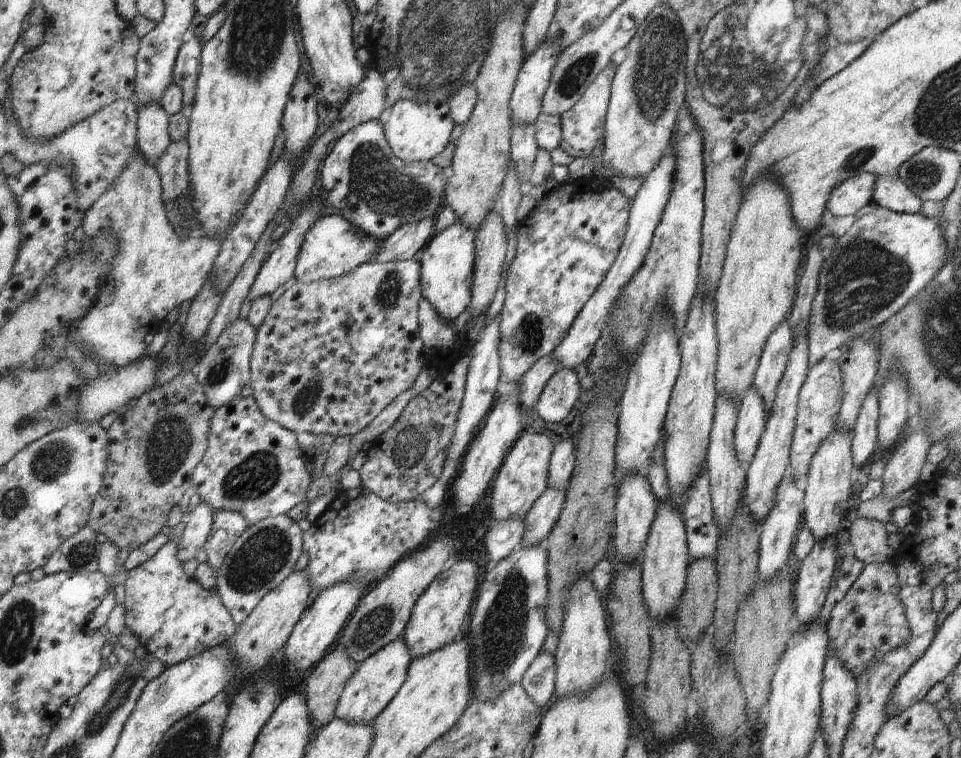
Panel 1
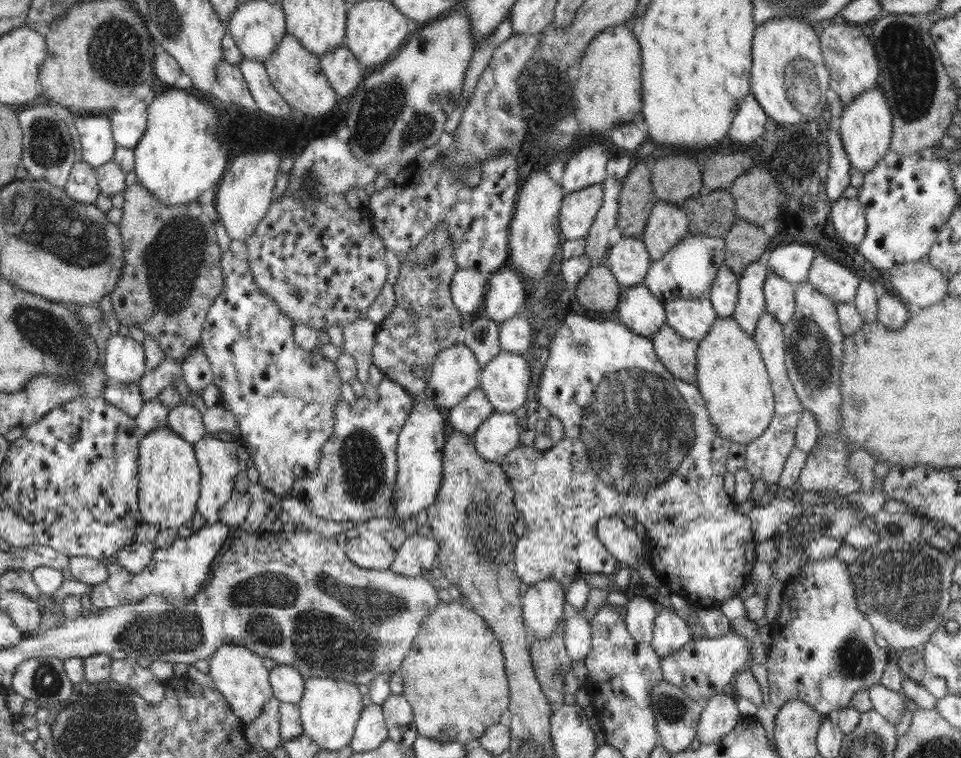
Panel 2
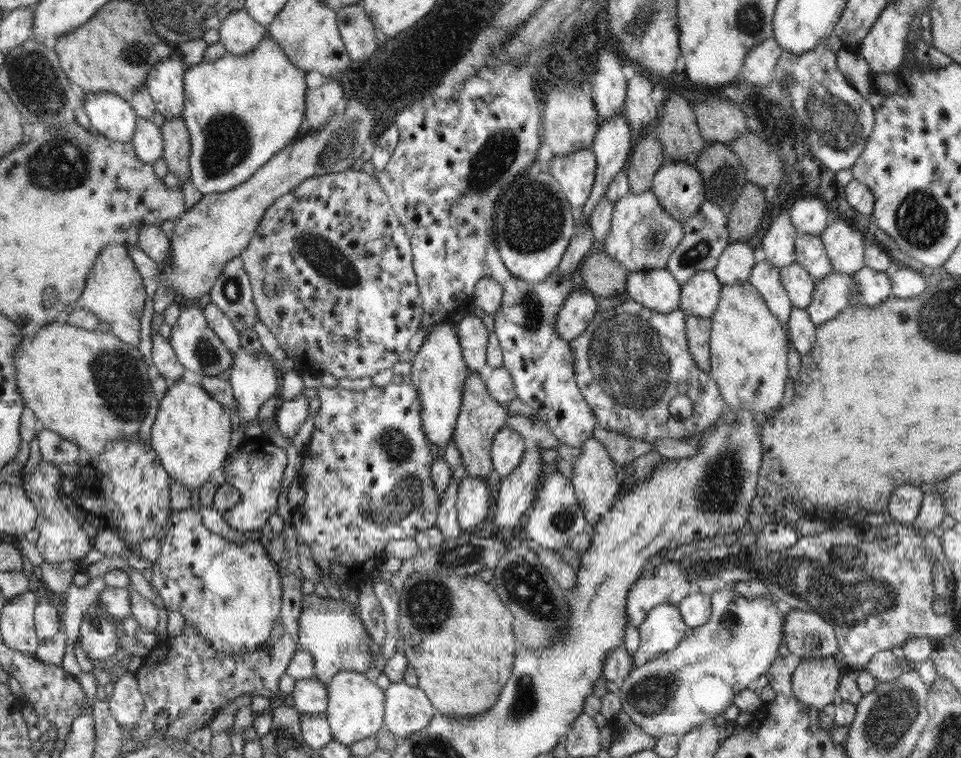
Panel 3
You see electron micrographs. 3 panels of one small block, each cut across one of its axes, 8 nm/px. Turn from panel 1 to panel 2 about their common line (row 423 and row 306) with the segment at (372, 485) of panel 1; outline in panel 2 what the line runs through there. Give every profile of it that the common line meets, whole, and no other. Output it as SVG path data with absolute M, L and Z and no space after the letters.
M440 222L434 231L421 241L415 252L400 264L400 276L393 287L396 293L396 306L394 311L379 323L372 348L372 362L380 369L382 375L403 386L413 396L423 393L428 386L436 355L456 344L462 332L462 314L456 309L450 291L450 284L459 269L455 264L451 243L445 230L446 224Z

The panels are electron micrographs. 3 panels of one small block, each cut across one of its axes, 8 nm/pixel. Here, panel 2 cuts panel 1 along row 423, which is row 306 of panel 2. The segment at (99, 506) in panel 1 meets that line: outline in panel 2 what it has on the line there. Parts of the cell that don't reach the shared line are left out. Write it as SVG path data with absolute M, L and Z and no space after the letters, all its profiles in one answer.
M142 183L126 187L123 196L123 215L118 227L123 237L125 264L109 300L119 324L140 325L146 335L152 335L160 343L165 357L184 360L188 351L201 342L208 310L224 287L221 274L223 252L219 248L214 220L204 214L197 200L182 205L165 205Z

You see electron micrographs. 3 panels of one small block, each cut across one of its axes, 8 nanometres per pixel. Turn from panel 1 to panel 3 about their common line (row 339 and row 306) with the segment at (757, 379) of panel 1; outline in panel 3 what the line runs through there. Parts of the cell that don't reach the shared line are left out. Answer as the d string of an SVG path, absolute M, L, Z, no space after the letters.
M758 262L752 268L749 283L758 289L772 315L782 323L784 330L787 330L793 304L782 285L779 269L770 262Z

